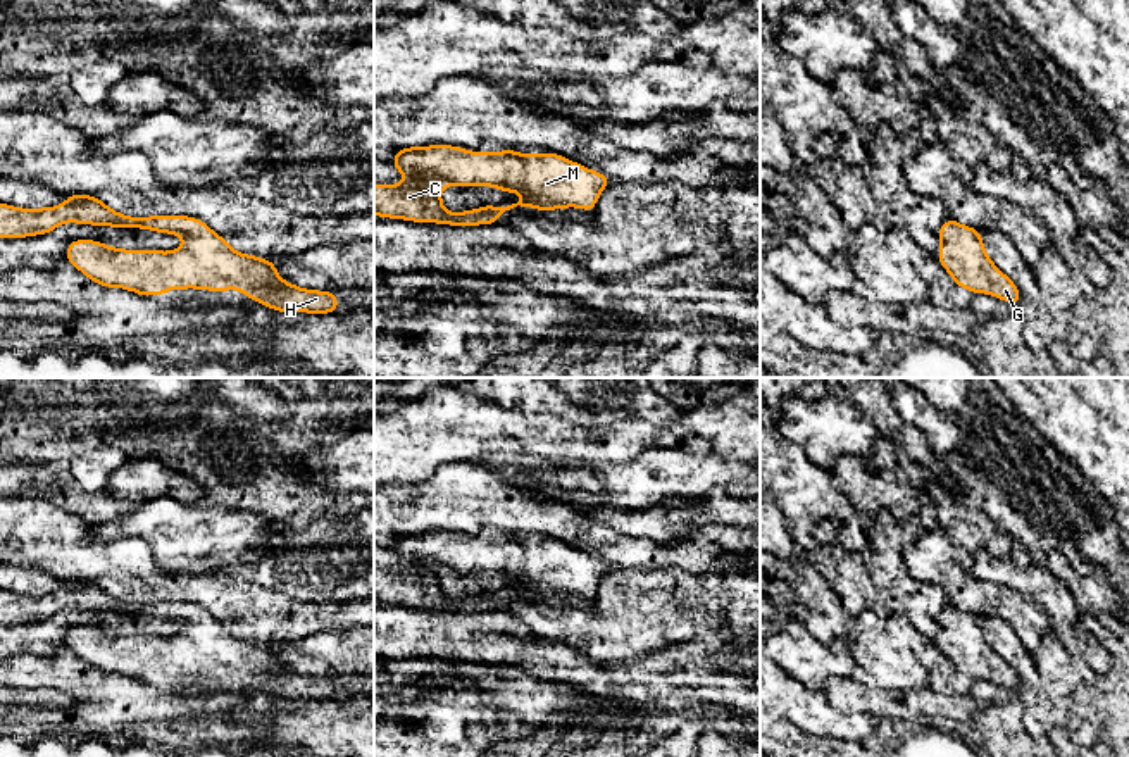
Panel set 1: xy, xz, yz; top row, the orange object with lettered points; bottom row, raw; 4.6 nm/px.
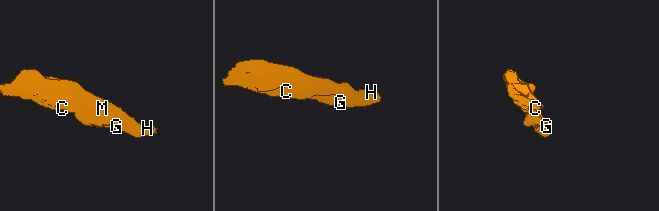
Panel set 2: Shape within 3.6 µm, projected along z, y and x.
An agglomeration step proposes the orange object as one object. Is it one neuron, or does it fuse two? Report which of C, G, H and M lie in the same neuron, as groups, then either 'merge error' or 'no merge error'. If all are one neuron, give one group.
groups C G H M; no merge error

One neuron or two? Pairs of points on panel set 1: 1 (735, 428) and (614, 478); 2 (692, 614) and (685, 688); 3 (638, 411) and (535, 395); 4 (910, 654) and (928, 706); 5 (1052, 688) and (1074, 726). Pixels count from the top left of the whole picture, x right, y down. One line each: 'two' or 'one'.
1: two
2: two
3: one
4: two
5: one

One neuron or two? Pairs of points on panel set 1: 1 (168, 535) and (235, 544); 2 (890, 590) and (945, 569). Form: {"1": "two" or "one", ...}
{"1": "one", "2": "two"}

